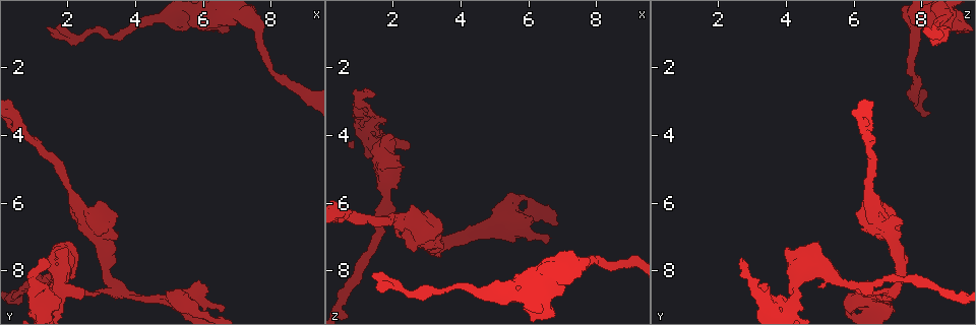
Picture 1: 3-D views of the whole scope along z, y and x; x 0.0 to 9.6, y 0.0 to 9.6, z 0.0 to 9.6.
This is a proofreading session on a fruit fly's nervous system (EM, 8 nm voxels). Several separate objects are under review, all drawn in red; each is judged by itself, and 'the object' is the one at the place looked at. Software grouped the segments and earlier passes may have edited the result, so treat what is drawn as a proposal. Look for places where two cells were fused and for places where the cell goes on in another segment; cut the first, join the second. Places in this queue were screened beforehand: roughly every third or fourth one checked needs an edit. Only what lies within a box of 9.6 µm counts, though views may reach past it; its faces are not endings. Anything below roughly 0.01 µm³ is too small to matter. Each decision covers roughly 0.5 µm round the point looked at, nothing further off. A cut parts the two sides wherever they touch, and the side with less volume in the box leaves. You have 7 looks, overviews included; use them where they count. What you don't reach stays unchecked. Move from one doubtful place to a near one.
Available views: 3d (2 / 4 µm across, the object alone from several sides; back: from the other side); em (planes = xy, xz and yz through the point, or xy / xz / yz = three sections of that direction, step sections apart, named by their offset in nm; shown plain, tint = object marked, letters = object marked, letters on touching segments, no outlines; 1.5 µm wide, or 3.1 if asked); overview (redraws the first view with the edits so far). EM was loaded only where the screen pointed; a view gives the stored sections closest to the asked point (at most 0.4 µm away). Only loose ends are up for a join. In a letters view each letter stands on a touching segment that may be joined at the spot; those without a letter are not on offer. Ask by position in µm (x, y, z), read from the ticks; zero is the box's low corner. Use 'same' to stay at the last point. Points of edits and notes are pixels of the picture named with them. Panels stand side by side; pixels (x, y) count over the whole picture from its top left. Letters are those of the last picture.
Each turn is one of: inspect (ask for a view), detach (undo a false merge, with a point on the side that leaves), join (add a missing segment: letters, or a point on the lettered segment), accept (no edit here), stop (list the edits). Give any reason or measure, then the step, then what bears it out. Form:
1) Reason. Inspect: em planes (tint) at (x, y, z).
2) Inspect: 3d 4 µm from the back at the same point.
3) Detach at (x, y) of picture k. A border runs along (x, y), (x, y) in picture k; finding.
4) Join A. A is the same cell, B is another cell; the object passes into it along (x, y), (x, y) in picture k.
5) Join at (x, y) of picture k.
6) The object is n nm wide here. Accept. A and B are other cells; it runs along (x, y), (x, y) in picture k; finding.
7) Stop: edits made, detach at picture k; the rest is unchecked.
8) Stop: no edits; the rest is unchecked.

Thick turns thin. Inspect: em planes (plain) at (1.80, 7.40, 4.80).

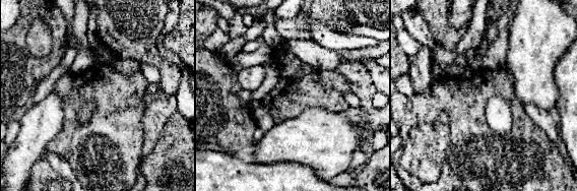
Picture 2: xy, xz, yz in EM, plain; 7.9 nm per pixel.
What lies round it. Inspect: em planes (letters) at the same point.

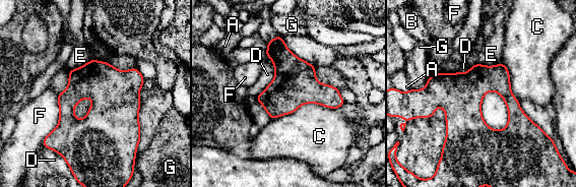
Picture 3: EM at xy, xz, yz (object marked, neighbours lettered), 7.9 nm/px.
The longest contact is with C, 550 nm. Accept. A, B, C, D, E, F and G are other cells; it runs along (424, 98), (483, 135), (532, 125) in picture 3; continuous, no second cell.

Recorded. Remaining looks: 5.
Touches itself. Inspect: 3d 4 µm at (5.55, 8.90, 6.35).

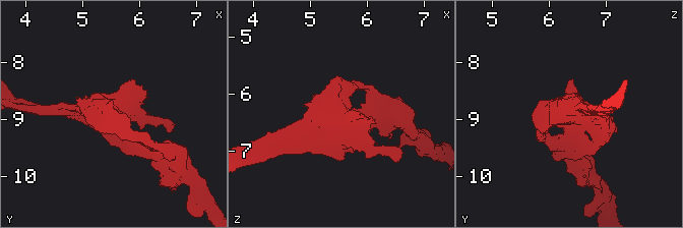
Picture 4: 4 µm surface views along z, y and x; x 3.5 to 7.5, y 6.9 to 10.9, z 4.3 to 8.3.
Inspect: em planes (letters) at (5.50, 8.95, 6.40).

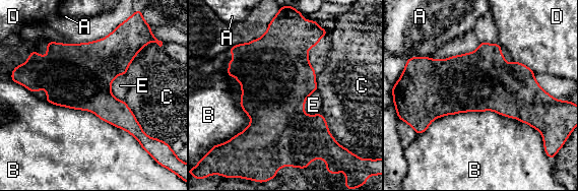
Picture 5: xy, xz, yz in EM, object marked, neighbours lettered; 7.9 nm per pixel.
The longest contact is with B, 850 nm. Accept. A, B, C, D and E are other cells; a border runs along (46, 100), (91, 111), (140, 143) in picture 5; one cell here.

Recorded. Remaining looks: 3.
An open end. Inspect: 3d 2 µm at (1.50, 0.80, 8.05).

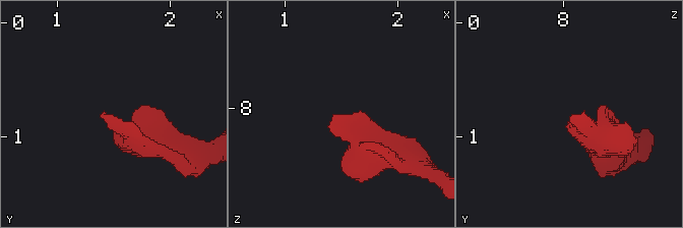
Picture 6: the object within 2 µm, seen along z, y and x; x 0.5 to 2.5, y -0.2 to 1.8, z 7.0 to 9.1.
Inspect: em planes (letters) at (1.48, 0.78, 8.10).

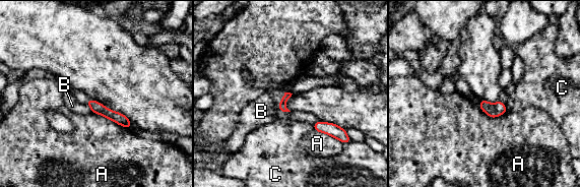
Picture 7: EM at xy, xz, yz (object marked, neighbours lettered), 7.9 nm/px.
The longest contact is with A, 340 nm. Accept. A, B and C are other cells; a border runs along (86, 103), (91, 111) in picture 7; none of them fits.

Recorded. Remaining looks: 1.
Stop: no edits; the rest is unchecked.

